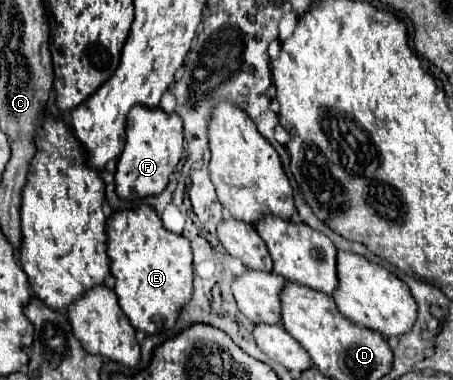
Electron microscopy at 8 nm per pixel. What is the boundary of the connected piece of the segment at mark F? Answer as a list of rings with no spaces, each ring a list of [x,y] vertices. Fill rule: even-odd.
[[[133,106],[127,118],[125,150],[119,156],[115,168],[117,196],[125,202],[135,202],[147,196],[161,194],[169,182],[169,174],[181,160],[181,152],[183,152],[183,124],[175,112],[165,114],[161,108],[145,110],[141,106]]]

